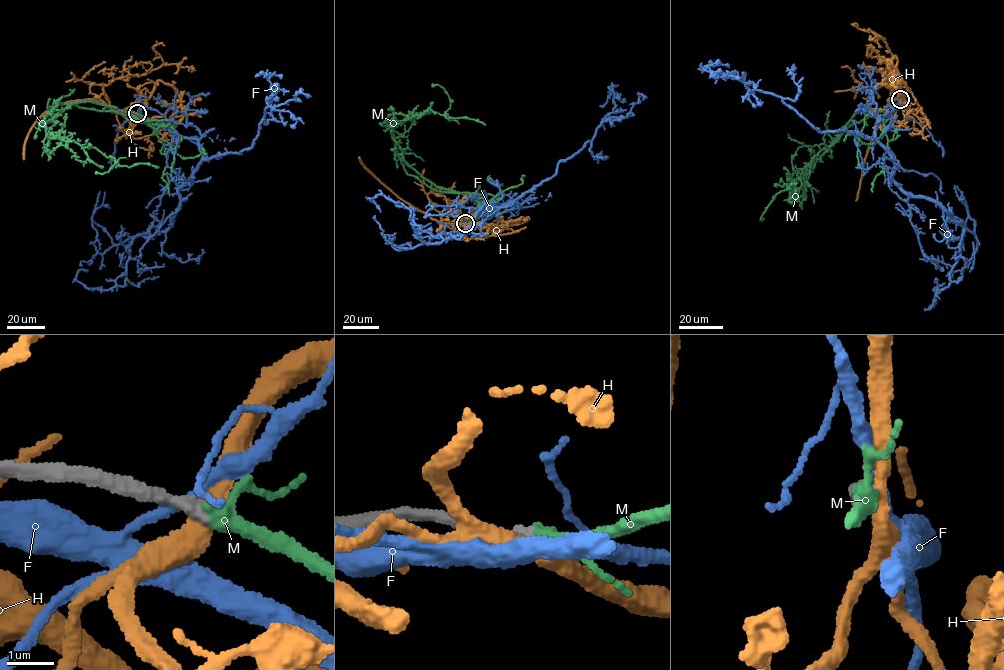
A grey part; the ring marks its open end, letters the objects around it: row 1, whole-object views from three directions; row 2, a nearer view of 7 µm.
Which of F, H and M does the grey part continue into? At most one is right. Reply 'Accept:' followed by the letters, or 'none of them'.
Accept: M

